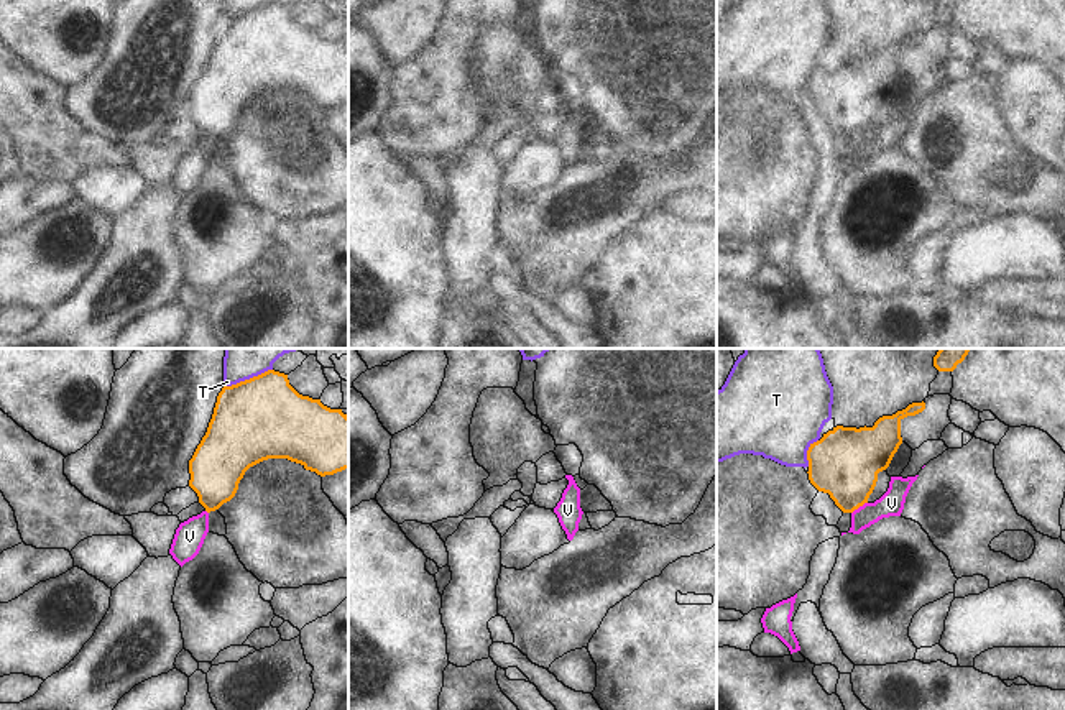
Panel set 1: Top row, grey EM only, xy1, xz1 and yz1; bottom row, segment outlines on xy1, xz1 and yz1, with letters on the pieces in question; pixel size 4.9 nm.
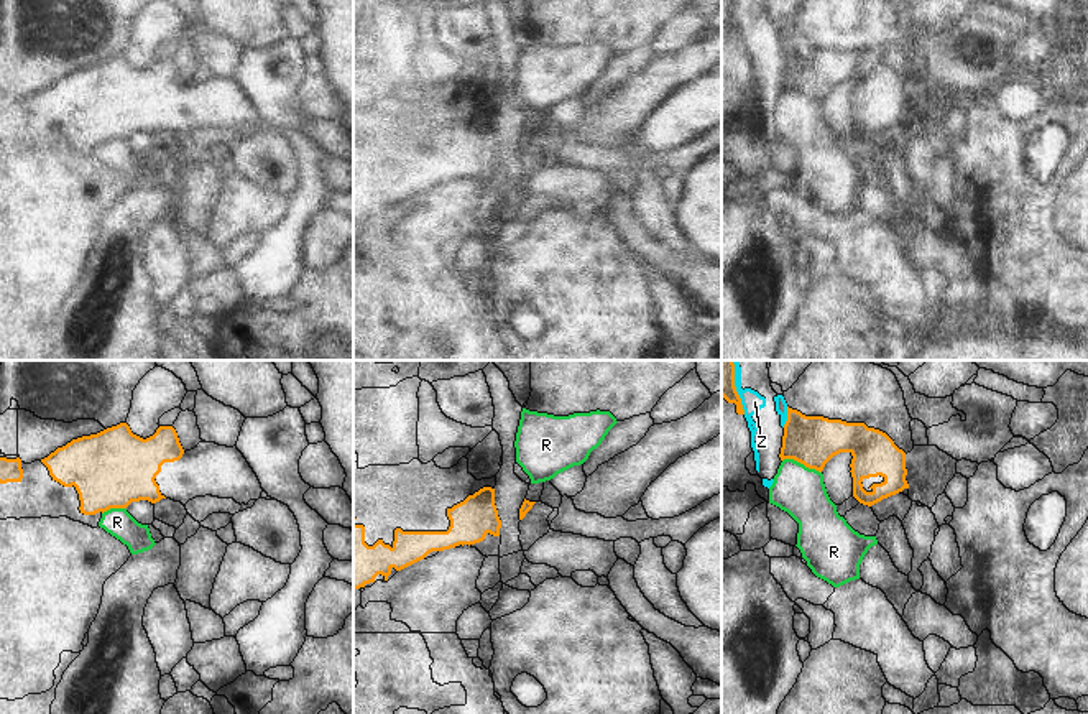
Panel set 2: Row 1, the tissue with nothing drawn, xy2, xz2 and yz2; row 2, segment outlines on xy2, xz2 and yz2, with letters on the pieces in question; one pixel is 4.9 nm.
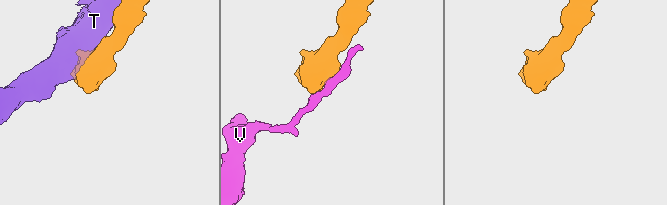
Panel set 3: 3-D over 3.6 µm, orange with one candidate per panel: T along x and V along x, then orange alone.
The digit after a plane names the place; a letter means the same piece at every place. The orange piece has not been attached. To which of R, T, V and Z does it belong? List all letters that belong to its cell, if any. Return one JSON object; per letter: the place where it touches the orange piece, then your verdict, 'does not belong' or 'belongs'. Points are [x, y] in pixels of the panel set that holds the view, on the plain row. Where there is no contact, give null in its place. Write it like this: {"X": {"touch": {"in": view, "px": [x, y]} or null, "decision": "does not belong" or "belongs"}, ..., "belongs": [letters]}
{"R": {"touch": {"in": "yz2", "px": [802, 94]}, "decision": "does not belong"}, "T": {"touch": {"in": "xy1", "px": [247, 12]}, "decision": "does not belong"}, "V": {"touch": {"in": "yz1", "px": [858, 138]}, "decision": "does not belong"}, "Z": {"touch": {"in": "yz2", "px": [788, 48]}, "decision": "does not belong"}, "belongs": []}

